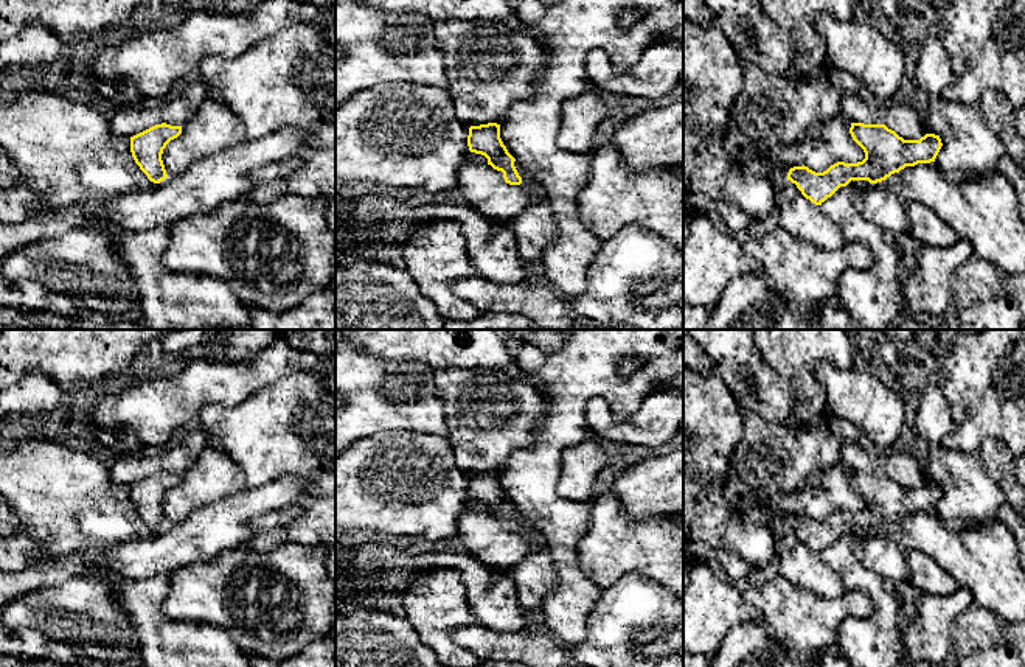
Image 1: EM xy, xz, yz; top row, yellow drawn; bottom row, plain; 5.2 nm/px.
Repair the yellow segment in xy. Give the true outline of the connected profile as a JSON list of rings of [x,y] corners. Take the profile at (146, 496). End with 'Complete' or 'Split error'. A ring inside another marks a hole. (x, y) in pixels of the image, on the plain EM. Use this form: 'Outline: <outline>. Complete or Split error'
Outline: [[[162,471],[130,485],[132,505],[151,530],[160,532],[168,526],[162,502],[166,493],[180,482],[182,474]]]. Complete

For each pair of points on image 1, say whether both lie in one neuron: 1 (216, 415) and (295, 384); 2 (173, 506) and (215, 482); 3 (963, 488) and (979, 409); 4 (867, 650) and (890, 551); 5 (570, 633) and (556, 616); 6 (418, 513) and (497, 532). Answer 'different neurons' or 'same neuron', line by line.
1: same neuron
2: same neuron
3: different neurons
4: different neurons
5: same neuron
6: different neurons

